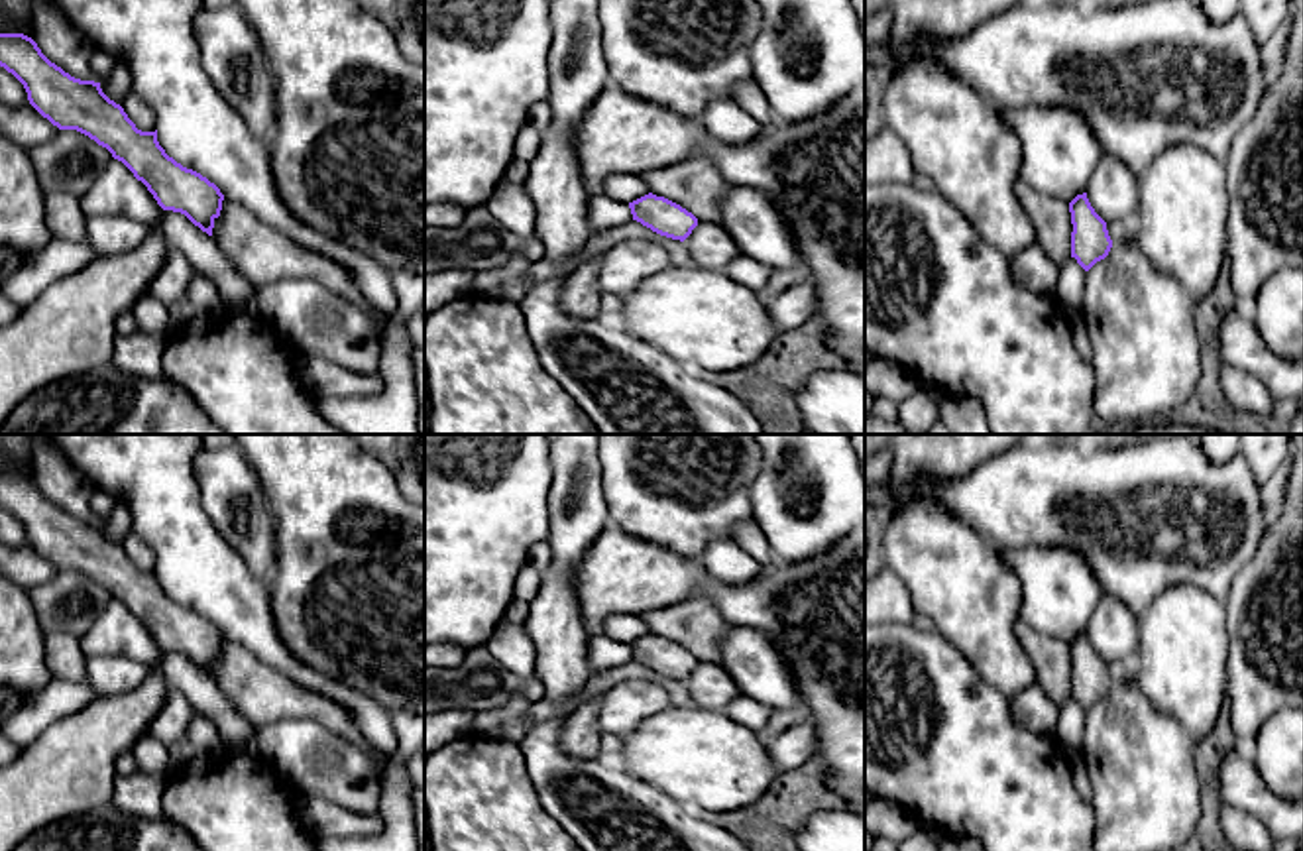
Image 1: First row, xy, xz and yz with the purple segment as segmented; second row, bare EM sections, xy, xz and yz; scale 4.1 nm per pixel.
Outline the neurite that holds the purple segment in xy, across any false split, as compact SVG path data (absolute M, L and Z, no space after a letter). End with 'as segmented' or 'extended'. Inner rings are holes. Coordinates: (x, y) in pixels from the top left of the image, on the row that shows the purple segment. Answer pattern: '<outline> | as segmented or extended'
M0 33L0 67L24 85L29 104L53 126L77 130L106 147L114 159L122 161L147 187L163 210L185 214L195 226L212 236L214 220L220 216L224 200L220 189L169 157L157 142L157 130L138 130L124 108L102 92L100 83L71 77L51 63L37 43L24 33Z | as segmented

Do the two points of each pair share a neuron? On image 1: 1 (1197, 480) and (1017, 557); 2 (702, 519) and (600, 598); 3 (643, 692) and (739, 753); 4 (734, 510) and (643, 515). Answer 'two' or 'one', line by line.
1: two
2: two
3: two
4: one

